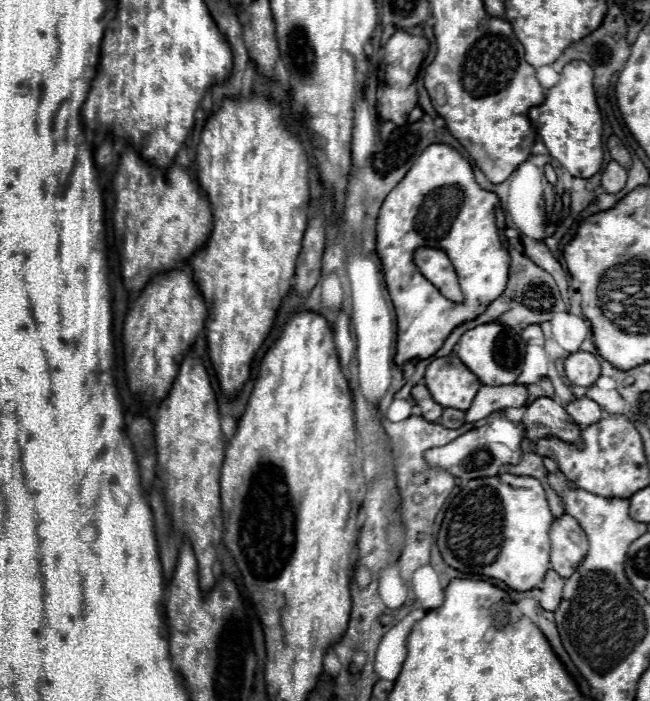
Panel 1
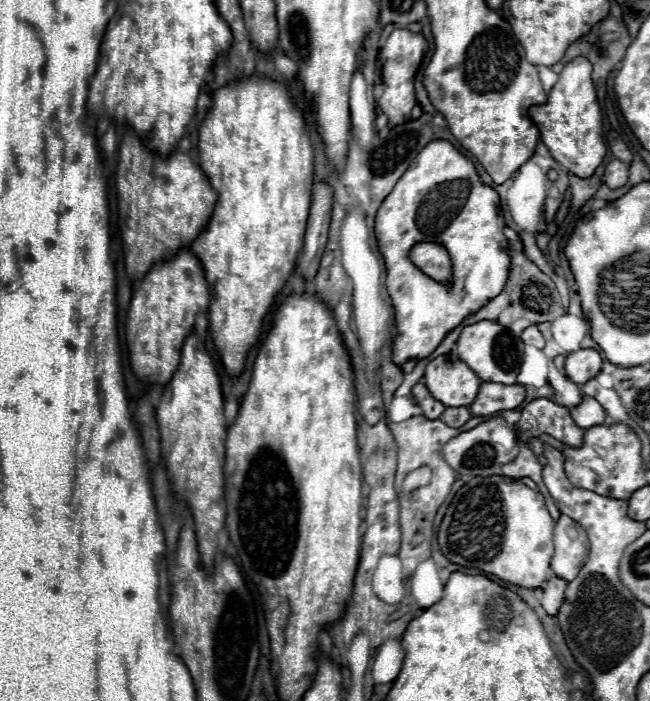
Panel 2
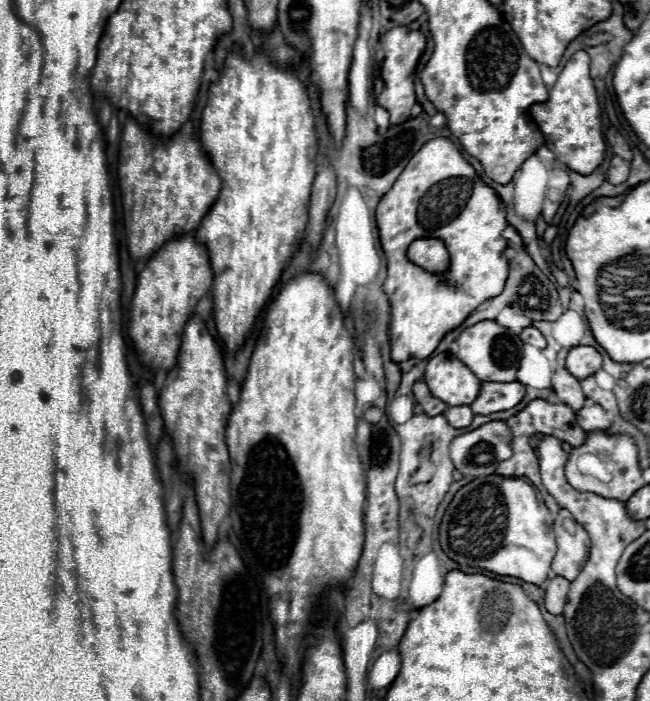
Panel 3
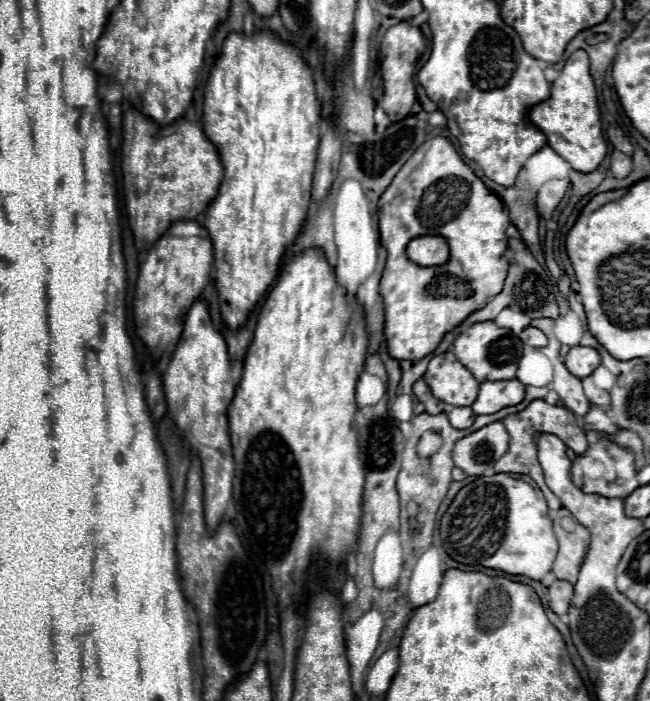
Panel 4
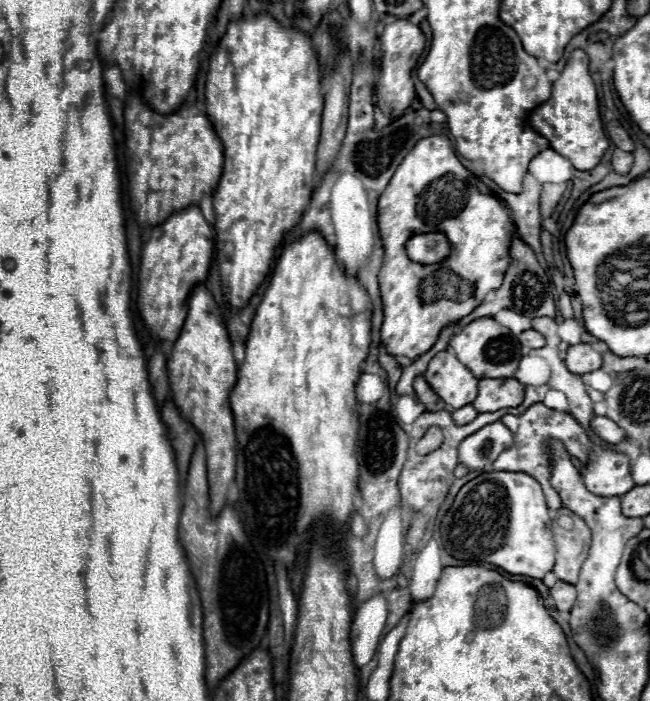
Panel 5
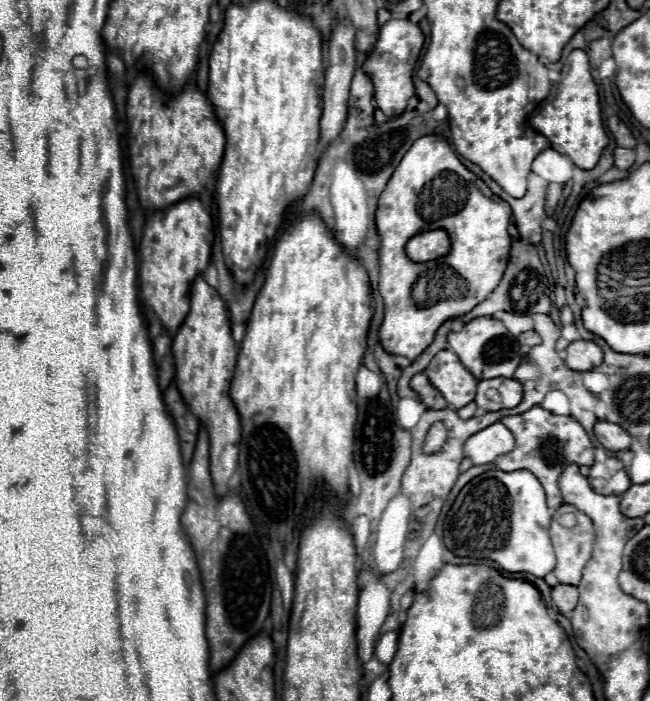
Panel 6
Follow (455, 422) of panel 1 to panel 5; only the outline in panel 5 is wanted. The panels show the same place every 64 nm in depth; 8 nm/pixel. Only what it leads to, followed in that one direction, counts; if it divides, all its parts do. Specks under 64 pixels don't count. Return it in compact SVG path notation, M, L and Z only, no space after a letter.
M470 404L468 406L462 406L462 408L458 408L458 410L452 412L452 420L456 424L470 424L476 416L478 416L478 412Z

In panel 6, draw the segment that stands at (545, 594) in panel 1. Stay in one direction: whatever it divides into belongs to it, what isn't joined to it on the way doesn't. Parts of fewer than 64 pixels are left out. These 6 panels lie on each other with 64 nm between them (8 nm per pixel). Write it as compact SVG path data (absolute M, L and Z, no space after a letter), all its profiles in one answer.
M558 584L552 588L552 602L558 606L558 610L562 614L572 612L578 604L578 590L576 586L568 586L568 584Z

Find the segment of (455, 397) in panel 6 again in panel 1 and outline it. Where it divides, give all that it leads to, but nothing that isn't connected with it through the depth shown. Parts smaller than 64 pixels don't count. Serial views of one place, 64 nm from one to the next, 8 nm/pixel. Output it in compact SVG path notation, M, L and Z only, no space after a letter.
M454 354L436 358L426 368L424 384L438 404L456 410L468 410L482 386L482 382Z

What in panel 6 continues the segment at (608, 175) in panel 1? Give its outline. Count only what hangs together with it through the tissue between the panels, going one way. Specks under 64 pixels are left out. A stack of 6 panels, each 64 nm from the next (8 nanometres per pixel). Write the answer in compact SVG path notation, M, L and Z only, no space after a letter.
M628 148L614 150L614 166L618 170L628 170L632 164L634 164L634 150L628 150Z

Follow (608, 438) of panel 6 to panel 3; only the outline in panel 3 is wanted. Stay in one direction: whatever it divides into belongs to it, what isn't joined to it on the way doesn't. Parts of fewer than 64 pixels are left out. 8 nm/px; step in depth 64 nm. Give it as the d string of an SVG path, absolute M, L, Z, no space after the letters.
M586 398L584 408L580 412L576 412L576 420L586 432L590 432L590 430L608 430L610 428L610 418L608 418L606 410L600 408L600 404L596 404L590 398Z

